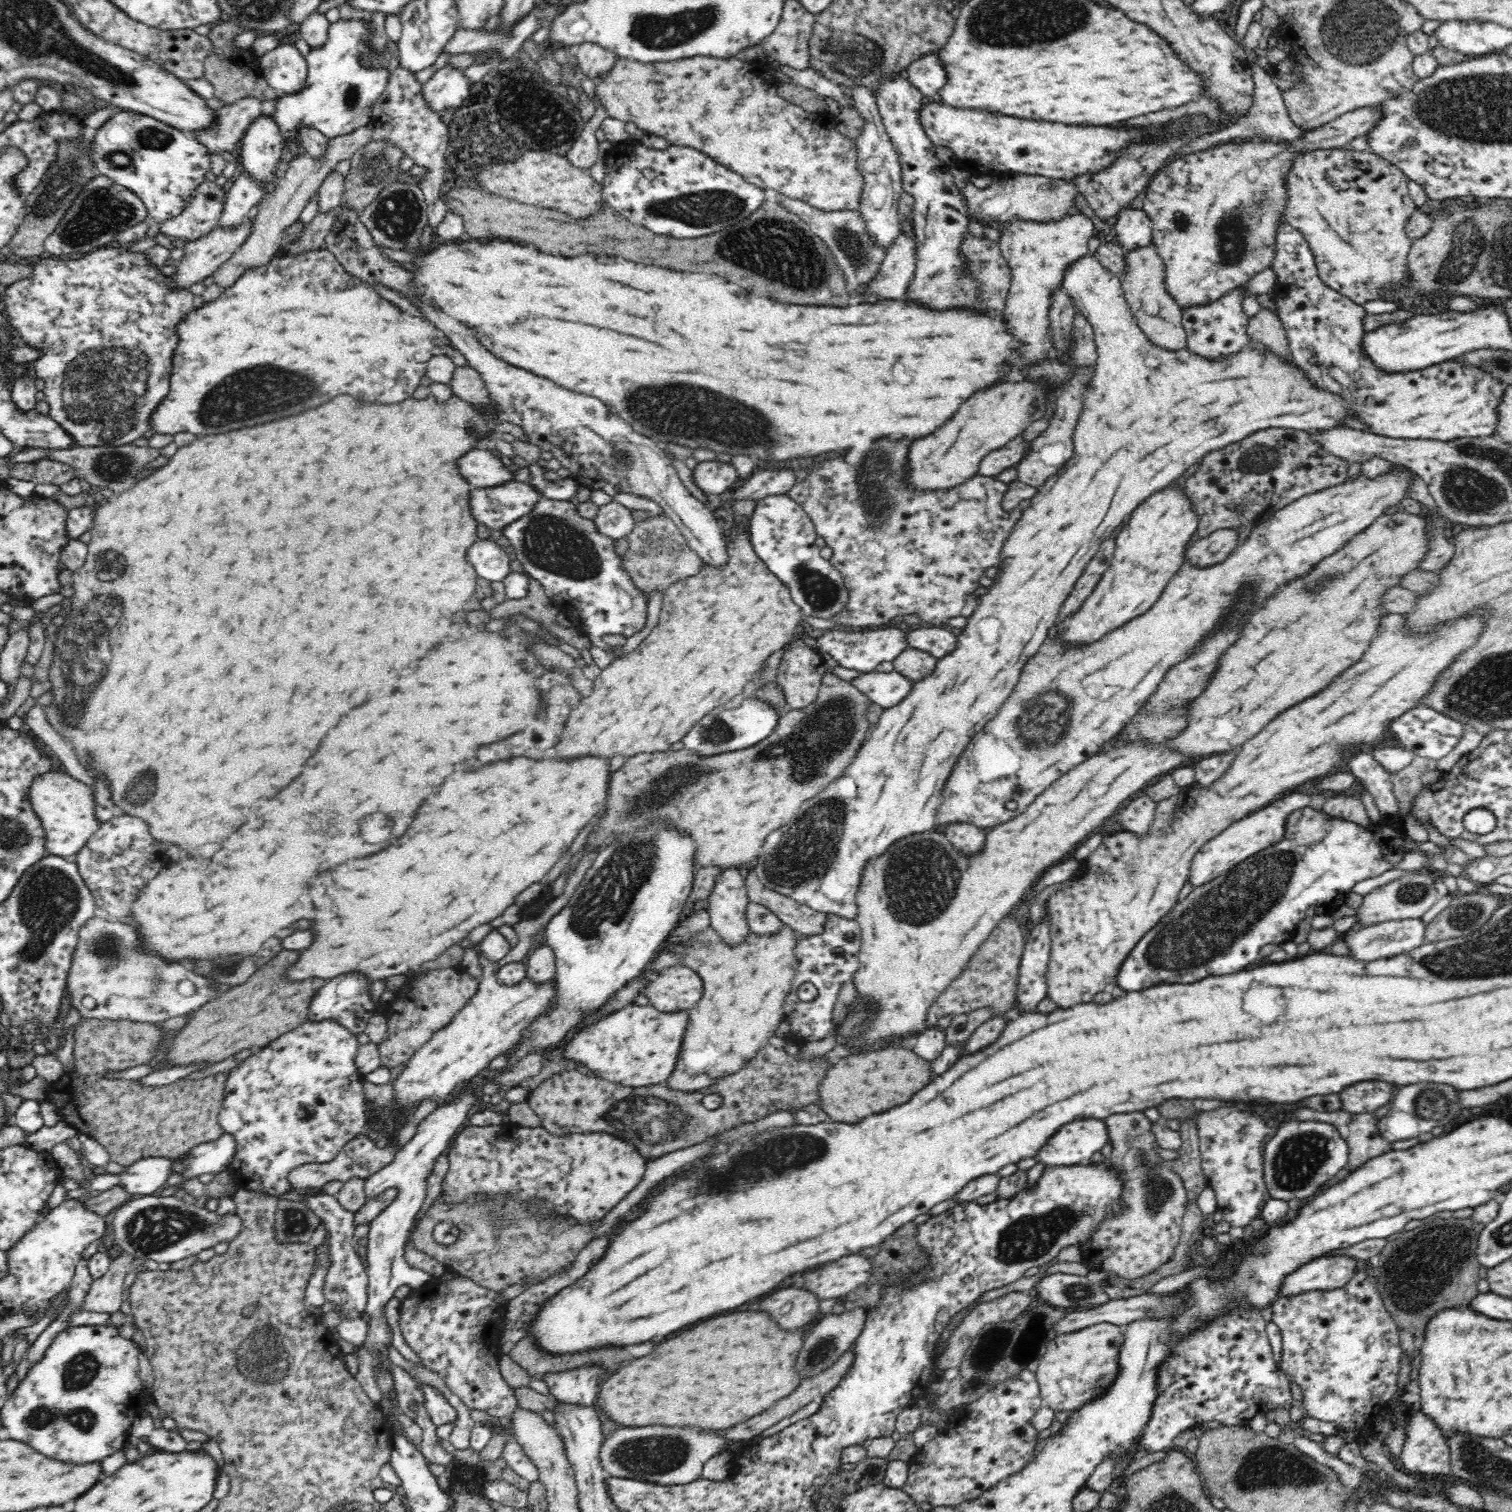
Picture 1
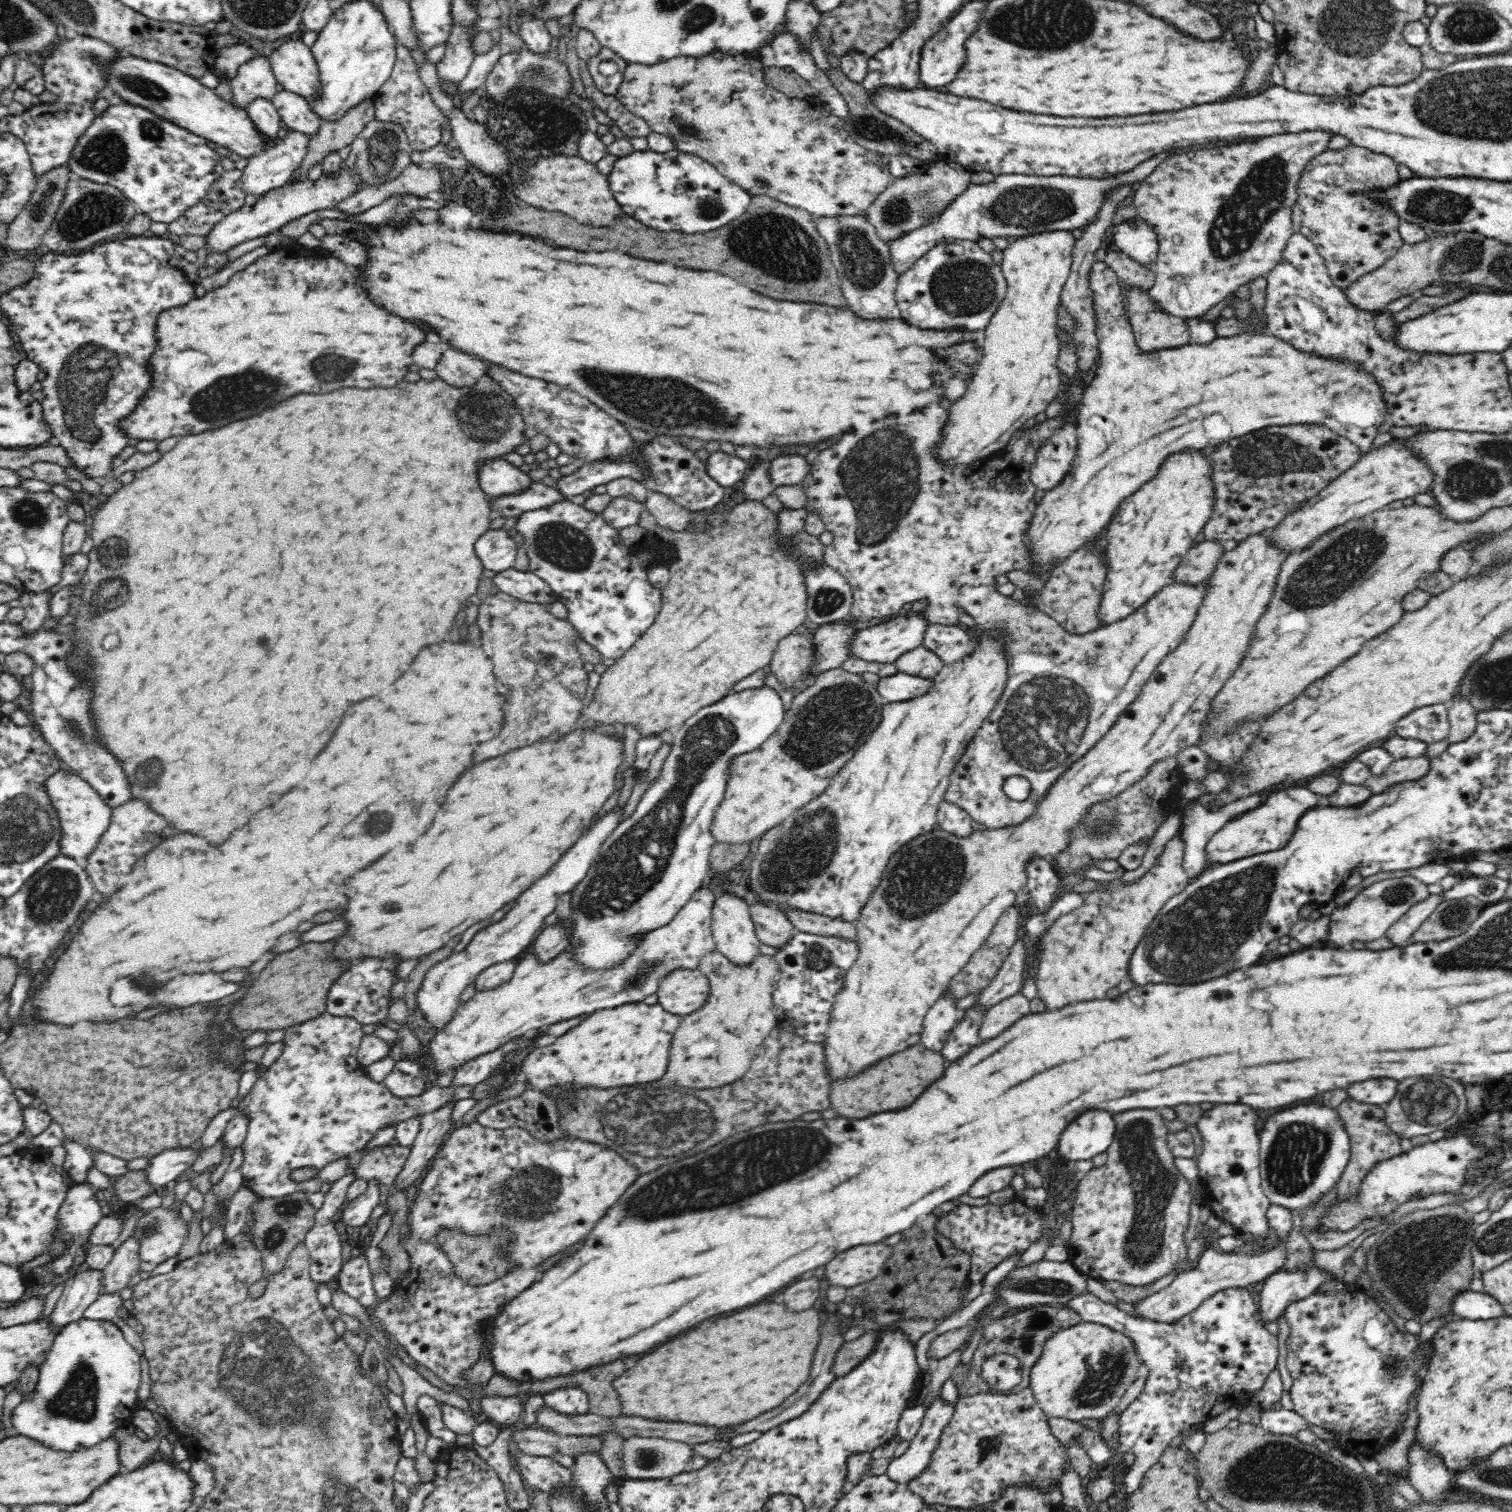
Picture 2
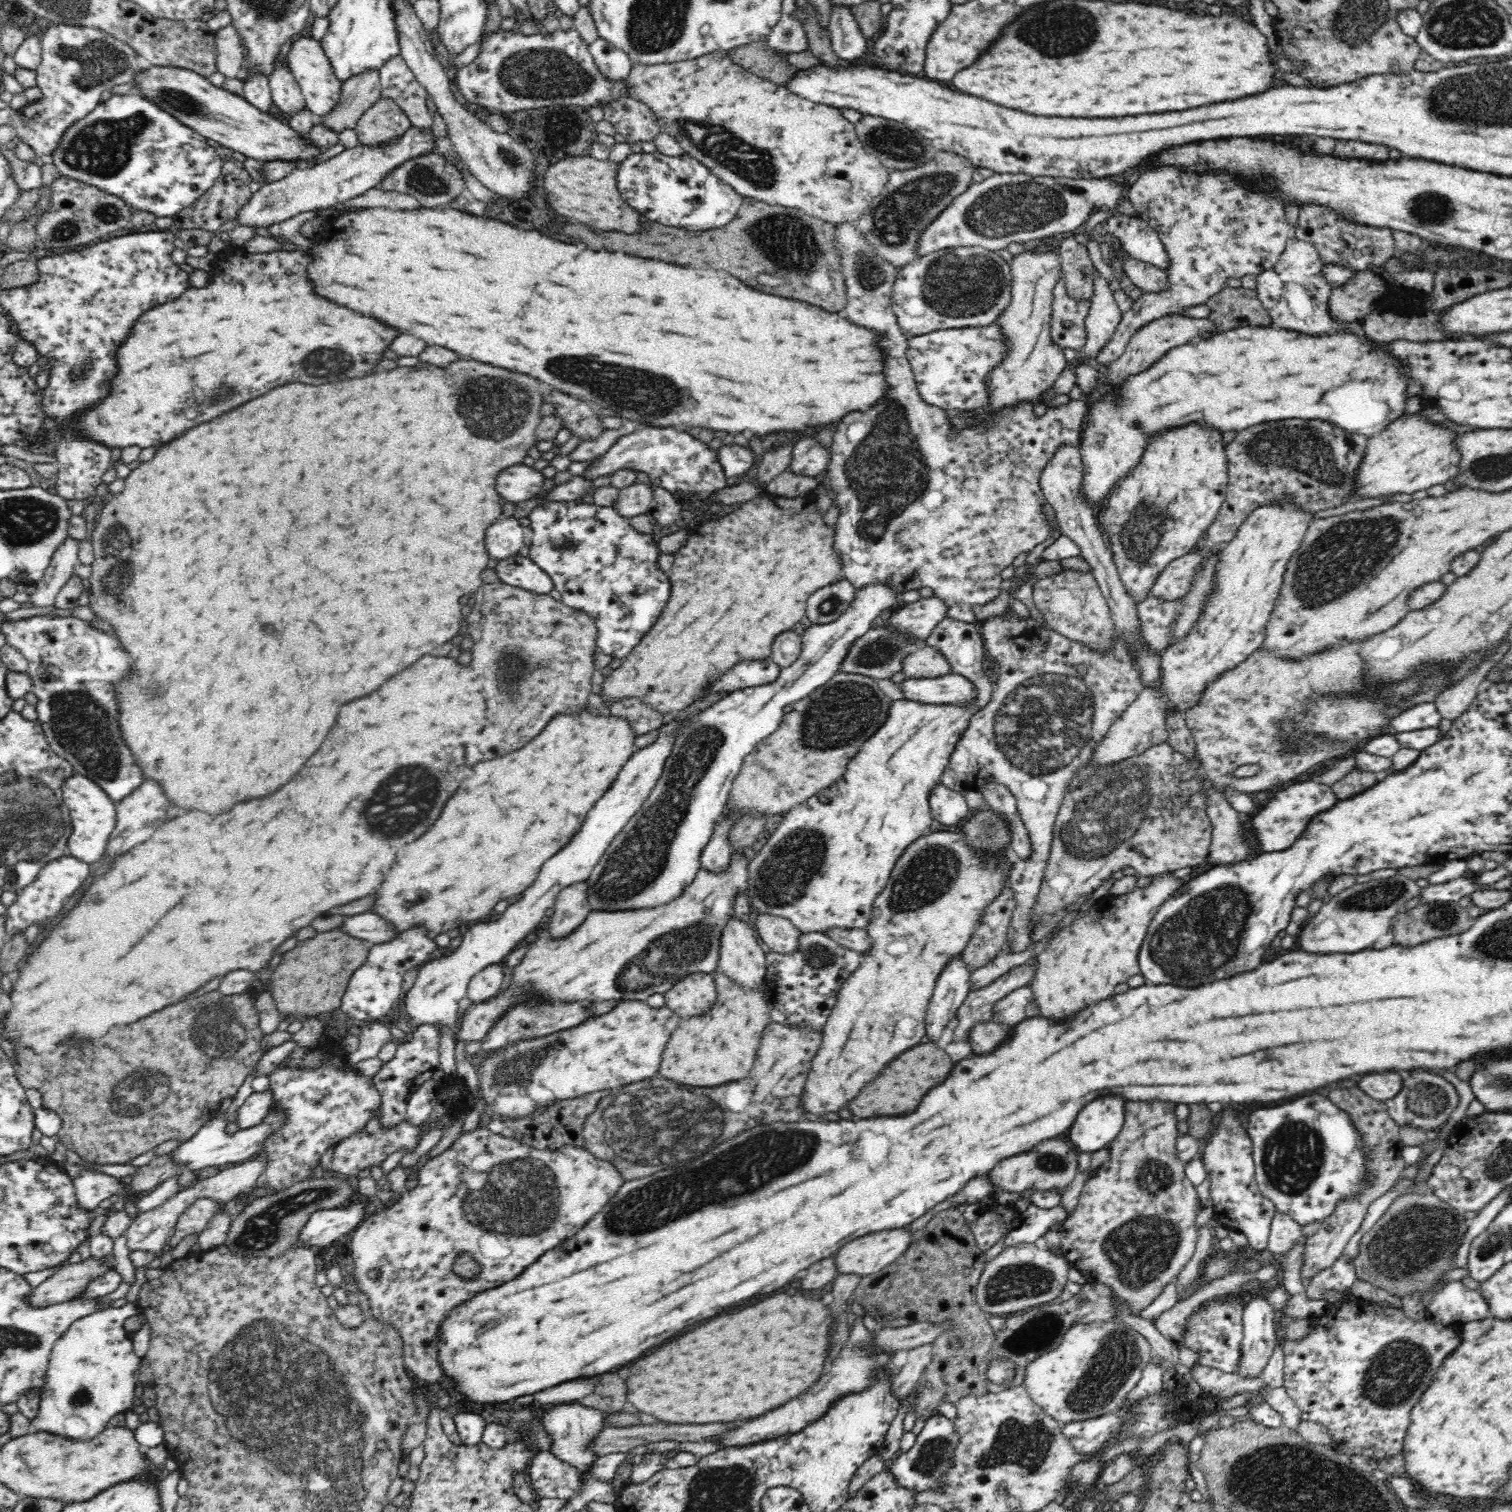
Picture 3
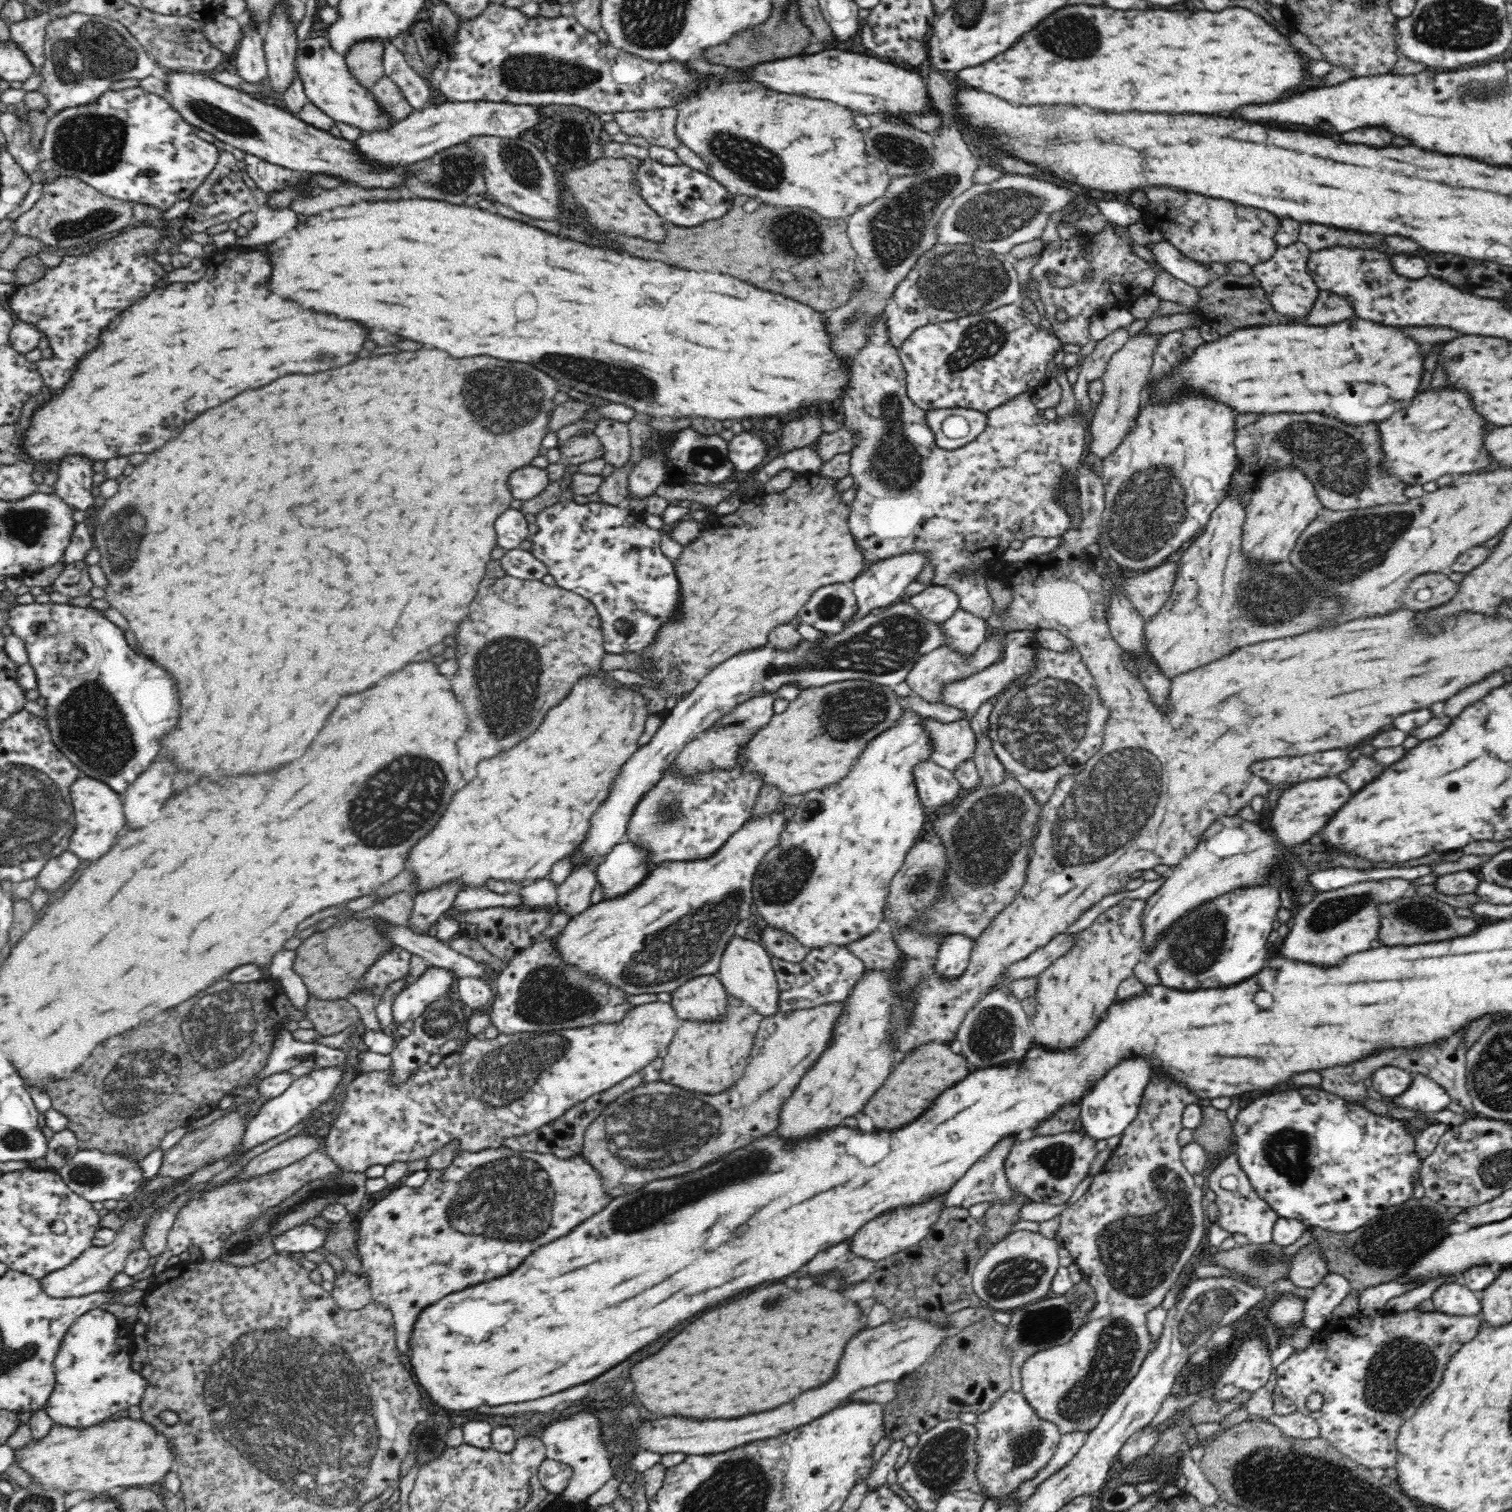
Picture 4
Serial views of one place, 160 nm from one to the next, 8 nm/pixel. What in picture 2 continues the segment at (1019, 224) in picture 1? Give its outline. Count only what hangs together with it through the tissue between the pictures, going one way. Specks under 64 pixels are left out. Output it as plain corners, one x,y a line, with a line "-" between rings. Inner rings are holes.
1061,230
1061,231
1046,231
1040,232
1040,234
1028,234
1028,236
1020,236
1010,239
1008,248
1003,250
1003,263
1001,264
1002,274
1008,283
1006,296
1002,300
1001,305
997,308
996,312
992,315
990,320
990,326
986,328
986,338
984,338
984,356
982,360
978,362
978,372
976,376
972,378
970,386
968,386
968,392
962,396
962,400
956,400
952,406
950,406
950,414
948,414
948,422
944,426
944,432
942,432
942,444
940,448
937,448
935,452
938,452
937,458
940,463
948,469
954,467
963,467
964,465
971,465
980,459
988,458
992,453
1002,450
1004,447
1010,444
1009,440
1018,432
1024,428
1026,422
1030,419
1036,418
1040,413
1046,412
1048,406
1057,397
1057,393
1060,392
1060,386
1062,386
1062,376
1056,362
1058,362
1059,344
1060,341
1056,336
1056,330
1058,330
1058,314
1059,306
1061,304
1061,290
1064,288
1065,282
1068,280
1068,275
1071,271
1073,261
1073,248
1075,247
1076,236
1072,233
1073,230

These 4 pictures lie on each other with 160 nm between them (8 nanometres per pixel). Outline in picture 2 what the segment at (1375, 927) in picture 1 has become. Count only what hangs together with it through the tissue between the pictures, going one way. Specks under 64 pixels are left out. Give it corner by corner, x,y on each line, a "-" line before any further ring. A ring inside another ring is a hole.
1432,894
1428,900
1414,904
1408,912
1404,913
1391,928
1388,928
1384,938
1391,941
1394,947
1404,947
1404,944
1416,934
1416,930
1443,902
1443,896

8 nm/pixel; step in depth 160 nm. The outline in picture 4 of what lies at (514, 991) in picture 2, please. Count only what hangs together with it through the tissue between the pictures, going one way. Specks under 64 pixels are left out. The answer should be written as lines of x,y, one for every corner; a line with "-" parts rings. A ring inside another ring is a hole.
777,810
761,819
747,821
743,824
742,828
739,828
728,838
719,852
710,858
693,861
669,861
670,864
656,868
644,880
644,884
640,884
640,888
632,890
630,894
616,898
616,900
604,900
599,904
590,905
590,908
587,908
581,915
572,917
568,921
568,925
552,940
554,953
564,963
574,967
574,969
580,970
580,973
584,973
586,977
592,977
592,979
596,979
600,983
608,983
608,985
612,985
612,987
616,987
616,989
620,989
624,993
634,996
638,996
638,994
660,994
660,992
671,993
681,984
688,982
688,980
704,975
715,975
719,971
721,956
729,940
736,936
736,926
740,920
746,920
750,916
750,910
752,910
750,904
753,903
753,879
756,870
759,868
760,860
763,859
764,854
780,840
780,834
784,832
784,824
786,824
786,818

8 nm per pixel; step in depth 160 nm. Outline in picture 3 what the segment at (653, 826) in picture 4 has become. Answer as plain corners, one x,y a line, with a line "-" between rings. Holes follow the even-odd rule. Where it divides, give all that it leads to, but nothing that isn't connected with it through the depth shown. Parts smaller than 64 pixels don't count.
723,814
715,824
715,831
707,847
701,854
702,869
713,874
724,874
730,868
732,849
728,843
728,832
735,823
733,819
724,819

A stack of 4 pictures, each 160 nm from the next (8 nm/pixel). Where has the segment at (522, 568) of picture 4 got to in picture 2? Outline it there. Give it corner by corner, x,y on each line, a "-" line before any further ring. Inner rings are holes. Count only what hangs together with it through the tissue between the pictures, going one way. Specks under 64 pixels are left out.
512,567
496,573
493,582
504,594
524,602
544,604
557,600
548,584
532,571
521,572

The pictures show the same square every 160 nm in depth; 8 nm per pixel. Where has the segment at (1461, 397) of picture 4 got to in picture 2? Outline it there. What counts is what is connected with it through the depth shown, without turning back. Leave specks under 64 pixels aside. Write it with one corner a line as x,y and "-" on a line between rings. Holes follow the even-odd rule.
1396,439
1368,452
1362,460
1343,472
1316,496
1304,500
1296,510
1292,510
1276,527
1263,532
1268,543
1280,551
1284,556
1295,555
1315,543
1322,535
1333,531
1372,512
1388,508
1394,500
1414,498
1416,494
1427,493
1434,480
1432,471
1426,467
1410,450
1403,448

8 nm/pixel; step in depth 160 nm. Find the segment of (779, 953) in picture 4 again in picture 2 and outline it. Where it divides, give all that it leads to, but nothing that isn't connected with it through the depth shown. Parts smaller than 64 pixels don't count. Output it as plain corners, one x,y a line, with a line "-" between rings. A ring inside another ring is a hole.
755,903
749,906
755,934
762,944
768,946
784,946
796,934
794,926
782,910

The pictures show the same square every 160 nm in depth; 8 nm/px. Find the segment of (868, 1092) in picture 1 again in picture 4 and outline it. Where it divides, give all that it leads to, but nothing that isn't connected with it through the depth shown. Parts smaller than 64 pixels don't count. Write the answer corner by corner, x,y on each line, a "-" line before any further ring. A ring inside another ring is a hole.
934,1042
924,1044
916,1048
914,1052
906,1054
906,1058
892,1070
884,1086
878,1088
876,1094
870,1098
870,1102
864,1106
864,1114
872,1118
876,1128
882,1128
882,1130
900,1128
924,1112
924,1110
914,1110
914,1108
930,1106
932,1100
940,1092
960,1082
966,1074
968,1074
968,1062
964,1056
950,1052
950,1048
942,1044
934,1044

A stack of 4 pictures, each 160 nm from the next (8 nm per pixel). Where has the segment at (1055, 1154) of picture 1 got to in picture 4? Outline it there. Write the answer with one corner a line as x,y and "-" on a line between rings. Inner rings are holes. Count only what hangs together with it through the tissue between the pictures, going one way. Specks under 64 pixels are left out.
1128,1058
1120,1062
1108,1076
1104,1076
1098,1084
1084,1095
1080,1102
1079,1129
1088,1133
1093,1140
1107,1140
1111,1136
1121,1135
1123,1130
1135,1119
1140,1104
1140,1096
1144,1094
1148,1078
1152,1076
1152,1068
1142,1058

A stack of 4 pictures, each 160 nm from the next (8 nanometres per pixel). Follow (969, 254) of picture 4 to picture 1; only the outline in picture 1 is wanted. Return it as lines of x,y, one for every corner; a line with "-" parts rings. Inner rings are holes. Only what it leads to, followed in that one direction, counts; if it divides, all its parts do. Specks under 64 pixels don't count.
904,73
880,83
874,95
885,129
900,159
903,189
915,200
912,214
916,247
915,273
905,298
936,310
980,310
980,302
976,298
978,283
972,281
972,277
964,277
960,267
964,264
964,259
960,257
960,244
962,236
968,231
967,204
954,183
953,174
946,163
937,157
935,144
920,122
924,96
910,85

